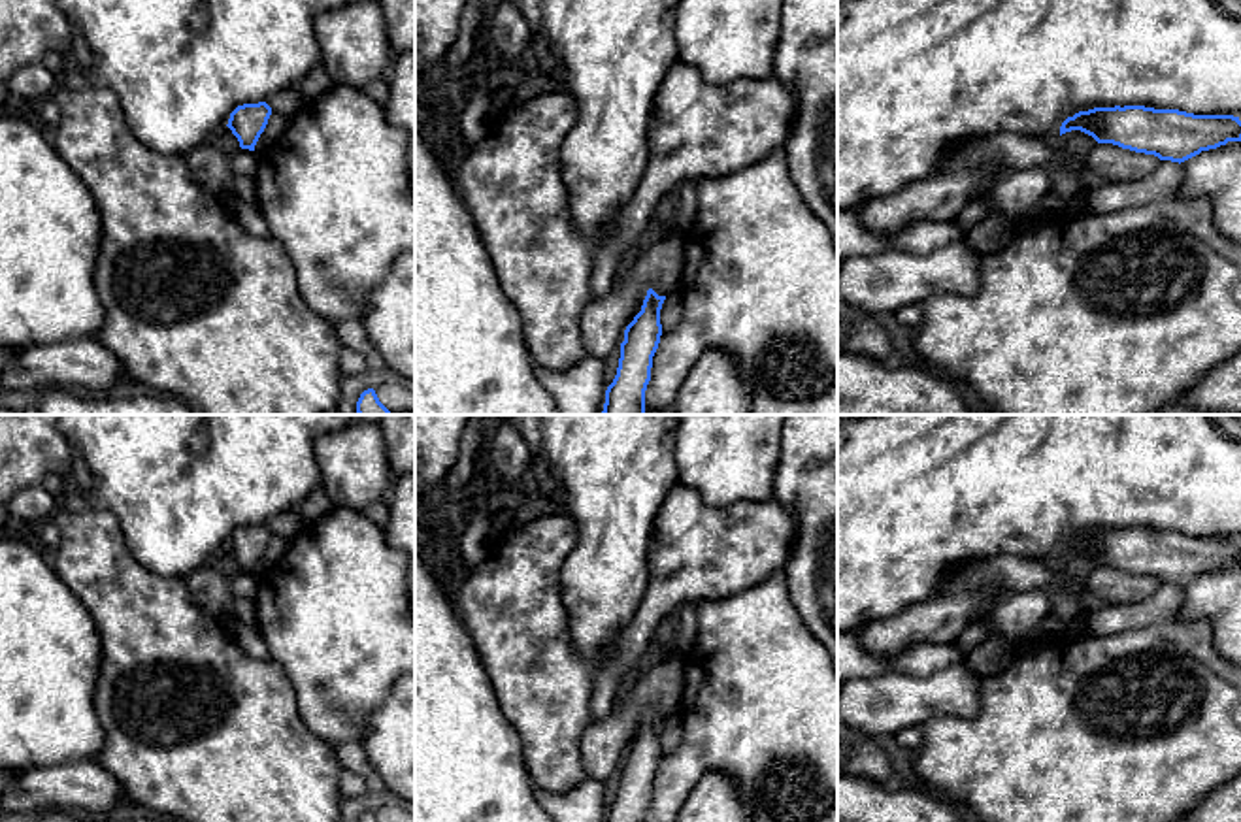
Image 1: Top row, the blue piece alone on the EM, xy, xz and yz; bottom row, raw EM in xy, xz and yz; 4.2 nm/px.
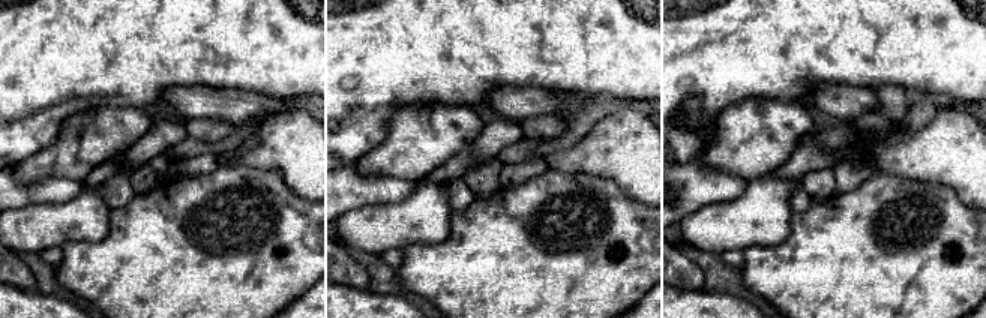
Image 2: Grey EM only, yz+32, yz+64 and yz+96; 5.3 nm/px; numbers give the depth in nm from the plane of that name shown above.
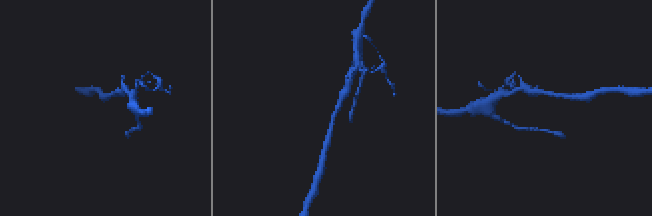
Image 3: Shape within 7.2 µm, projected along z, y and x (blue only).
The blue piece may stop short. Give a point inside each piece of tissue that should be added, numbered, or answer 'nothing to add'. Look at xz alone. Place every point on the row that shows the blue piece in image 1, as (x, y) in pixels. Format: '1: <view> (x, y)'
nothing to add

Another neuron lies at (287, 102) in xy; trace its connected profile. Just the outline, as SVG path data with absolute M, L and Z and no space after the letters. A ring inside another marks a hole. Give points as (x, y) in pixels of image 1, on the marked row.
M285 89L275 92L266 100L266 104L272 107L273 113L283 115L285 119L294 117L298 109L304 106L296 89Z

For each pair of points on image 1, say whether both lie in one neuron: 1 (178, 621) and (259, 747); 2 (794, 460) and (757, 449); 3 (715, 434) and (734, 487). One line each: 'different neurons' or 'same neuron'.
1: same neuron
2: different neurons
3: same neuron

